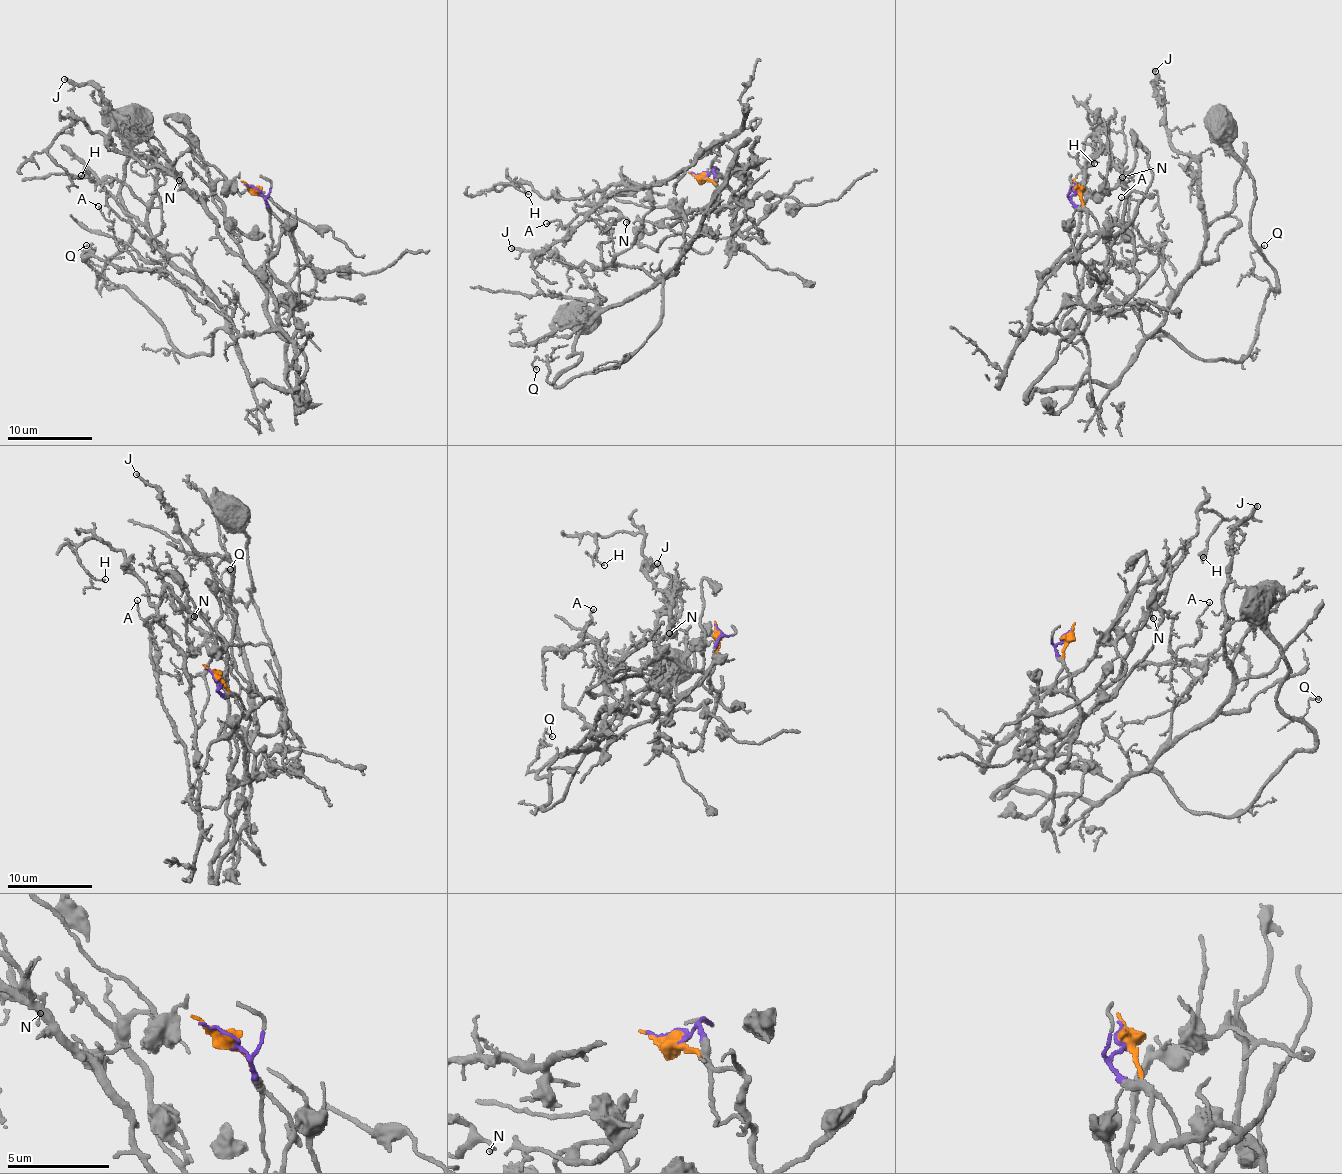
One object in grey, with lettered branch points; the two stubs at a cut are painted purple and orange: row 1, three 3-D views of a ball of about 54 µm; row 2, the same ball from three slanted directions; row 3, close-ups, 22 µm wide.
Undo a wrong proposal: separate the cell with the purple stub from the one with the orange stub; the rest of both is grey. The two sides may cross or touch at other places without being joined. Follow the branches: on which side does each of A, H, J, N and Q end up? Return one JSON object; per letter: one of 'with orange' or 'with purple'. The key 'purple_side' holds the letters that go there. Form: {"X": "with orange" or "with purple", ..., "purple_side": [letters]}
{"A": "with purple", "H": "with purple", "J": "with orange", "N": "with purple", "Q": "with orange", "purple_side": ["A", "H", "N"]}

